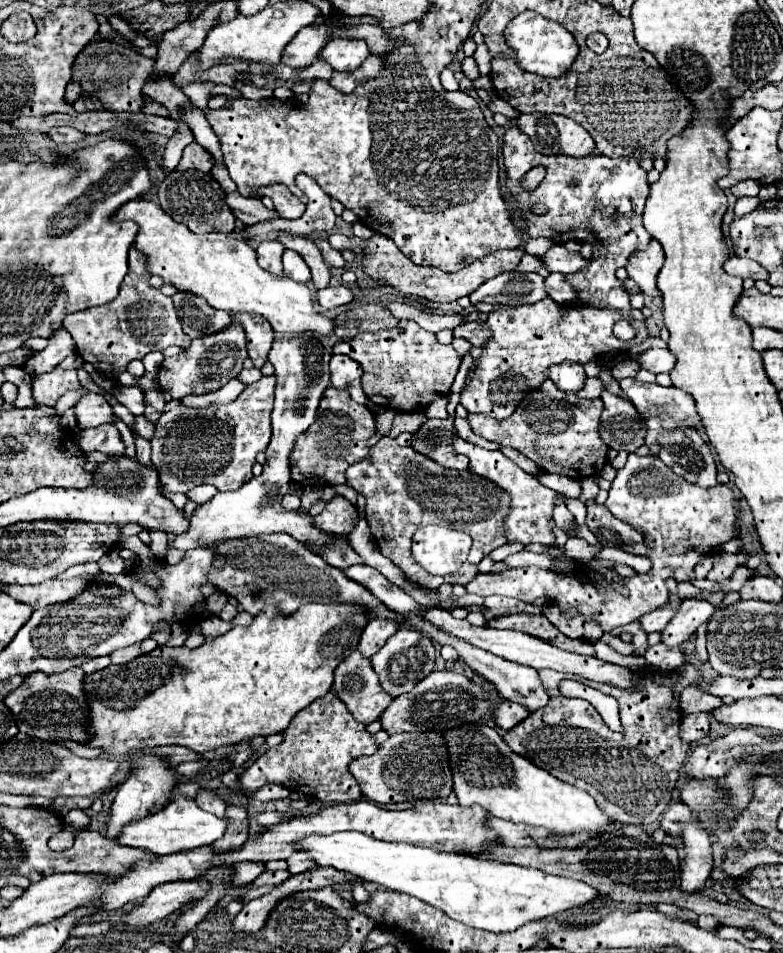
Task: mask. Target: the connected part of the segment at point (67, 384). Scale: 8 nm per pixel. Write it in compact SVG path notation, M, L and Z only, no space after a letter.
M58 366L58 368L54 368L48 374L34 376L34 380L32 380L32 394L34 394L34 400L38 404L54 406L56 400L64 392L72 390L72 386L80 386L76 370L62 370Z

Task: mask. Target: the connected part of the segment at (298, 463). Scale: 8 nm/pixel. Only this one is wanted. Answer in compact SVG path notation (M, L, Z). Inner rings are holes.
M328 388L320 400L316 422L298 438L292 452L292 482L300 486L310 484L344 484L346 468L366 458L370 448L366 440L376 432L374 416L362 404L356 404L346 390Z

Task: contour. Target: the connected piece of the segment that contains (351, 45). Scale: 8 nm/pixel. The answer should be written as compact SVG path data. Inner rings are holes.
M332 38L322 48L322 54L318 54L322 62L330 62L330 66L334 66L334 70L340 72L350 72L358 68L366 60L366 56L370 56L366 42L346 40L346 38Z

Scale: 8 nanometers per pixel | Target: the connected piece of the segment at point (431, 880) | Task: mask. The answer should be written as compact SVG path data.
M338 832L330 836L314 834L300 840L298 846L320 866L332 866L356 874L366 882L376 882L386 890L410 894L466 926L494 934L510 932L526 922L572 910L598 896L594 888L580 880L550 876L536 868L500 864L466 854L436 852L400 842L382 842L360 832Z

